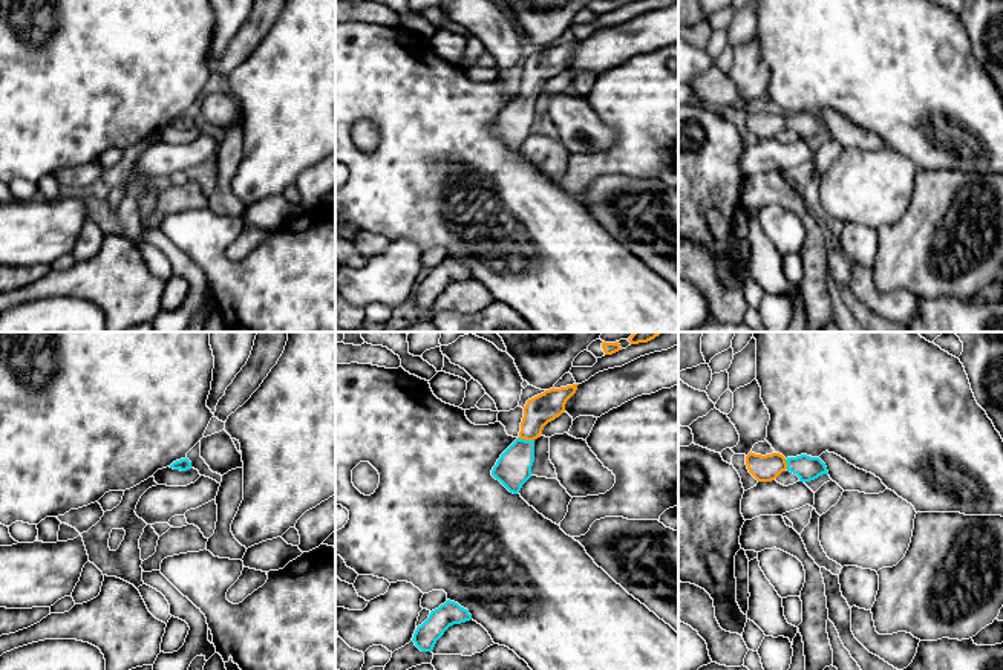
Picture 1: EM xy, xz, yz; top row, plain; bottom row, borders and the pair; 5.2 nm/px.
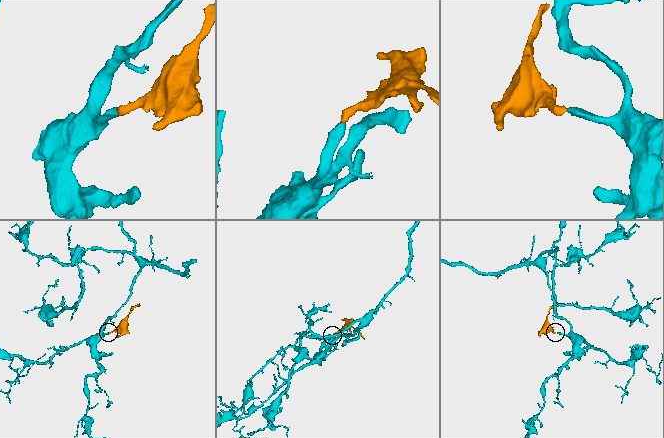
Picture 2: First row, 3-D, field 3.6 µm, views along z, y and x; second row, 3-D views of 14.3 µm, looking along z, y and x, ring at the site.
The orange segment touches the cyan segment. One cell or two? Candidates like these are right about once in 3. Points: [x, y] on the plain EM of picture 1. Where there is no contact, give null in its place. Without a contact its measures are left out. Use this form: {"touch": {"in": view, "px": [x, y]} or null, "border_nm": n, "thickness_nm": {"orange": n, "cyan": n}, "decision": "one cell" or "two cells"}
{"touch": {"in": "xz", "px": [526, 97]}, "border_nm": 90, "thickness_nm": {"orange": 160, "cyan": 190}, "decision": "one cell"}

